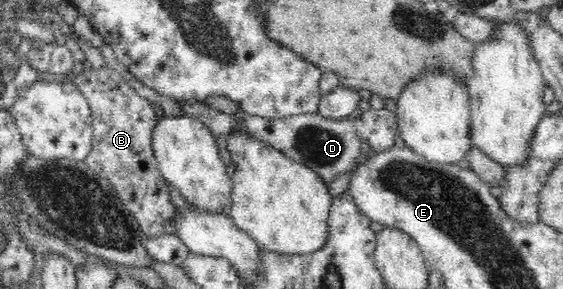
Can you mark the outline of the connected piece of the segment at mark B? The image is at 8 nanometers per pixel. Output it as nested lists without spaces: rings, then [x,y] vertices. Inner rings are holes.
[[[108,65],[76,74],[72,84],[83,94],[91,111],[93,143],[84,159],[87,170],[111,183],[137,218],[146,240],[177,234],[178,207],[171,201],[171,187],[160,171],[152,147],[154,131],[162,115],[157,105],[141,97],[121,73]]]

